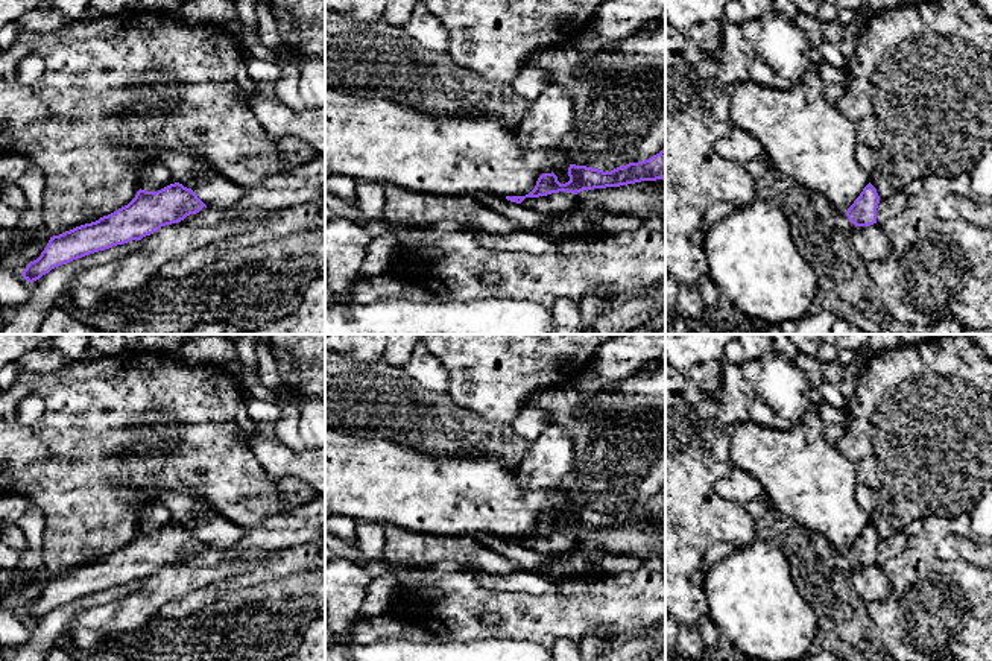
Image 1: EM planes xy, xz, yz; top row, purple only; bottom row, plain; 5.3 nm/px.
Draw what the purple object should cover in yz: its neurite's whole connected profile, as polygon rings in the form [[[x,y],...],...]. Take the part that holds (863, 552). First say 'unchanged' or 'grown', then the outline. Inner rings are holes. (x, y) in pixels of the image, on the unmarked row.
unchanged | [[[869,523],[848,549],[846,556],[855,567],[870,567],[877,564],[878,544],[877,529]]]

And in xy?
unchanged | [[[179,523],[158,532],[138,530],[135,538],[117,552],[96,562],[50,577],[41,596],[21,612],[29,623],[52,609],[85,596],[141,580],[161,567],[178,564],[207,547],[197,535]]]

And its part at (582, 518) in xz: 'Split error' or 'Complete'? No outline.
Complete

